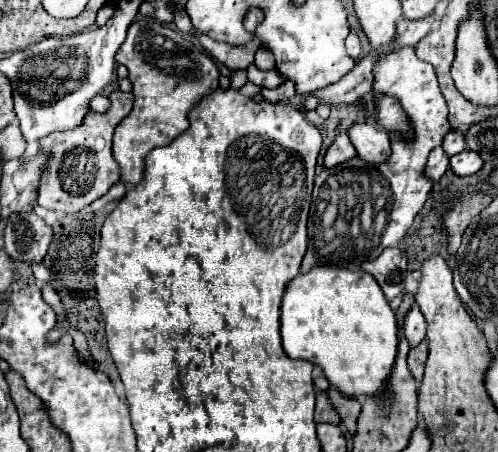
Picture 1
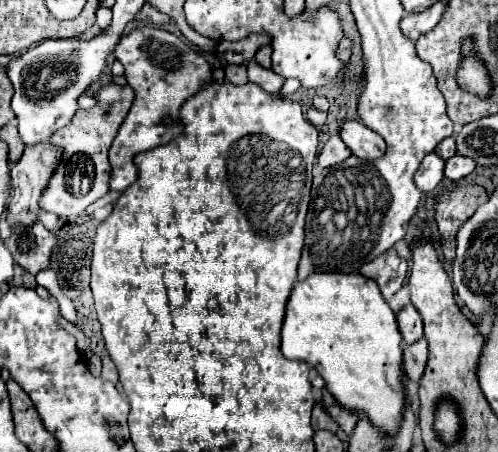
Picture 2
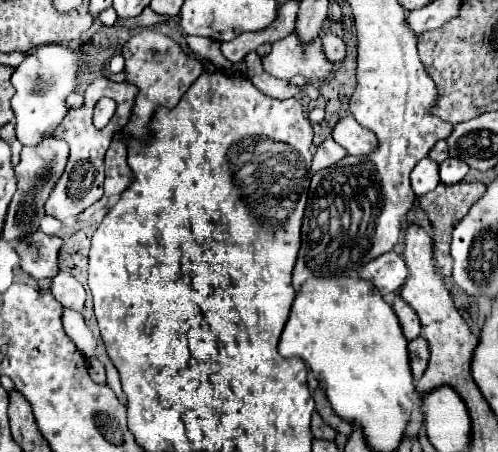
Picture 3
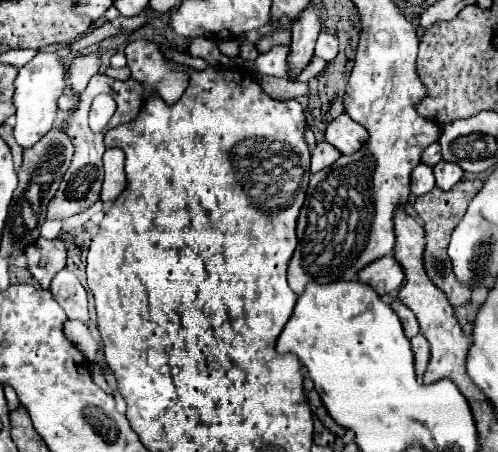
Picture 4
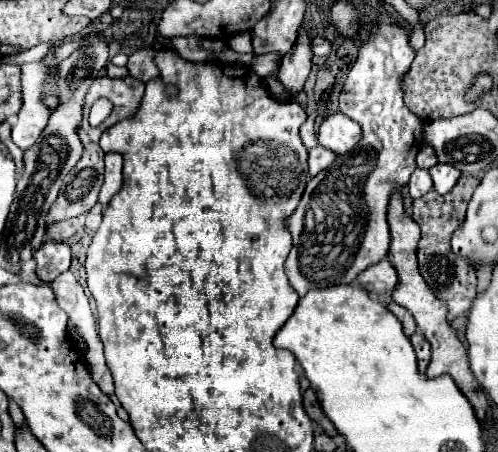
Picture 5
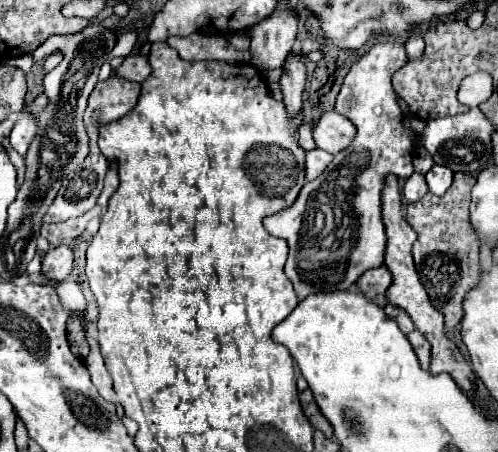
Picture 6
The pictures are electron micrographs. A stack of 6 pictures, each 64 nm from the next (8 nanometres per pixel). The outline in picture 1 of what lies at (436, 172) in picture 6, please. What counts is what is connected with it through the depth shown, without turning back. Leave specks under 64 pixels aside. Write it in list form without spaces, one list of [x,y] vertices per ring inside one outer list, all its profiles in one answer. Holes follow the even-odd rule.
[[[460,152],[456,156],[450,158],[450,170],[456,174],[456,176],[468,176],[468,174],[474,174],[482,168],[482,160],[476,152]]]

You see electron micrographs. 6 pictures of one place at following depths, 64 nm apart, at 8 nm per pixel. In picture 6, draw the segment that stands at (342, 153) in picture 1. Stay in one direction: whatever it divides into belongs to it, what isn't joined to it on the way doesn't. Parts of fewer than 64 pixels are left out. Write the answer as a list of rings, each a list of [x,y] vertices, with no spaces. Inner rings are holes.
[[[320,148],[306,152],[306,180],[316,180],[330,162],[332,162],[332,154]]]

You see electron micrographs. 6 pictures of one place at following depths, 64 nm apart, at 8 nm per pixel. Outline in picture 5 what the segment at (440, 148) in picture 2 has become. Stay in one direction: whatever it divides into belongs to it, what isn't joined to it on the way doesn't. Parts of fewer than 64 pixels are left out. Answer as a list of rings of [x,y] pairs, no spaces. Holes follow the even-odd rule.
[[[430,146],[420,148],[420,152],[418,152],[418,156],[416,156],[416,164],[418,164],[418,168],[428,170],[428,168],[432,168],[436,162],[438,162],[438,160],[436,160],[436,154],[434,154],[434,150],[432,150]]]

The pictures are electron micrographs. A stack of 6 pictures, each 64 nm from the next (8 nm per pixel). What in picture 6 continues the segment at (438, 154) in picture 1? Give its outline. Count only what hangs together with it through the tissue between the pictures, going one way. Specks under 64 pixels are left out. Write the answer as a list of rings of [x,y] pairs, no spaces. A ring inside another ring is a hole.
[[[414,172],[414,174],[406,180],[406,184],[404,184],[404,188],[402,188],[404,200],[406,200],[408,204],[412,204],[412,202],[420,200],[426,192],[428,192],[428,188],[426,188],[424,174],[418,174],[418,172]]]

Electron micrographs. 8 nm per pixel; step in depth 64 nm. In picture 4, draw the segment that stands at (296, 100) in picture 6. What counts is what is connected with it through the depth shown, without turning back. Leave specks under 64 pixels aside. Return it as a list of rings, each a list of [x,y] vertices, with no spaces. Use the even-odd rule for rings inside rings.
[[[310,4],[292,26],[292,44],[288,54],[290,80],[294,80],[302,70],[308,68],[318,34],[320,34],[320,12],[314,4]]]

